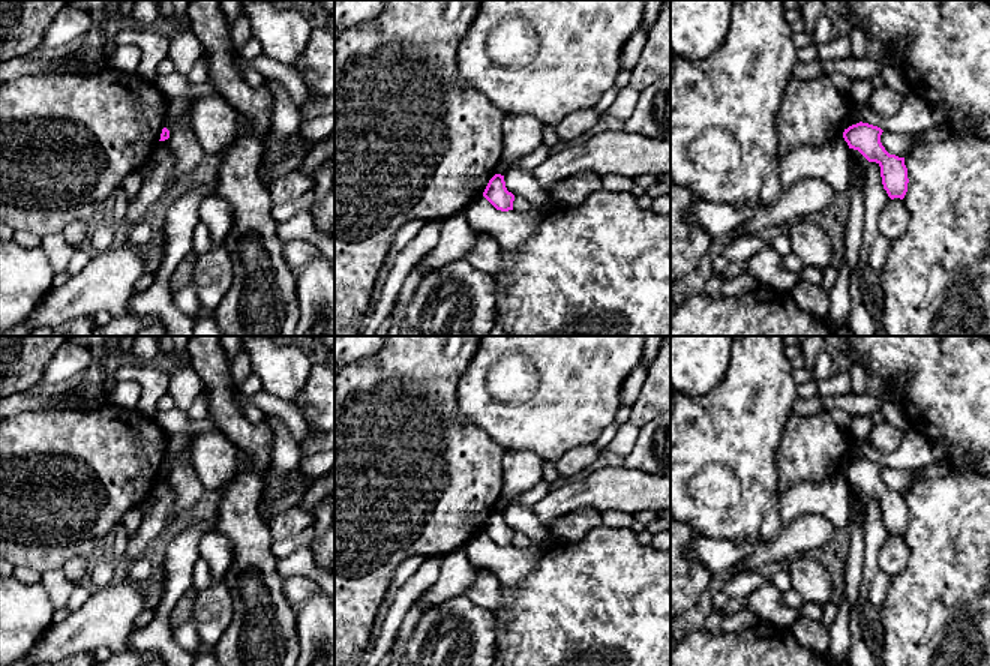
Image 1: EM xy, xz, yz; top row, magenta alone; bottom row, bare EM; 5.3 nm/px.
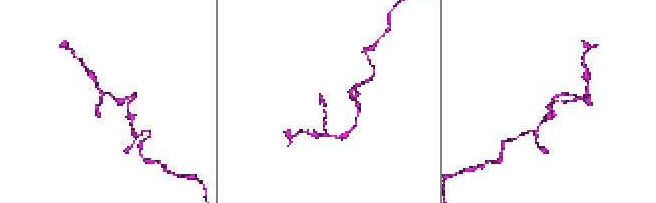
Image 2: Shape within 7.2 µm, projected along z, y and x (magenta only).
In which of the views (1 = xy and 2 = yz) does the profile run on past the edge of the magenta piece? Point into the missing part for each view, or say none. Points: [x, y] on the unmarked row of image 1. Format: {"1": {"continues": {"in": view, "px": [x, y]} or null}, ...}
{"1": {"continues": null}, "2": {"continues": null}}

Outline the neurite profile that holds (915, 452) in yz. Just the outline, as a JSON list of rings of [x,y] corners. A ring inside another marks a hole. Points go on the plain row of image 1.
[[[909,429],[900,447],[892,453],[880,453],[868,442],[861,446],[861,458],[896,470],[918,471],[930,464],[945,462],[950,446],[945,441],[928,440],[915,429]]]

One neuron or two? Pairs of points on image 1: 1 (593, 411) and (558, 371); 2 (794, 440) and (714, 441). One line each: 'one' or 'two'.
1: one
2: two

